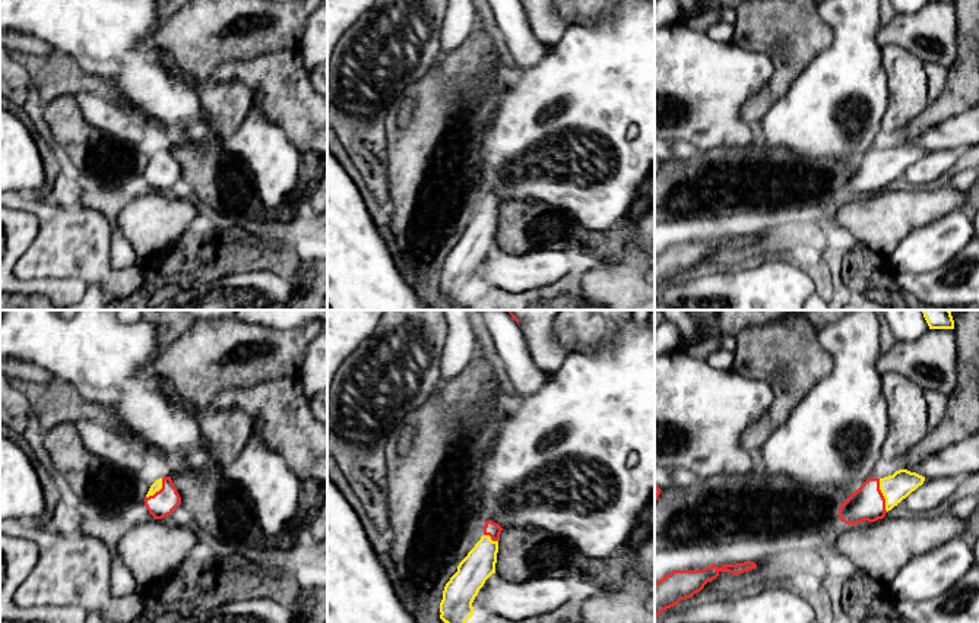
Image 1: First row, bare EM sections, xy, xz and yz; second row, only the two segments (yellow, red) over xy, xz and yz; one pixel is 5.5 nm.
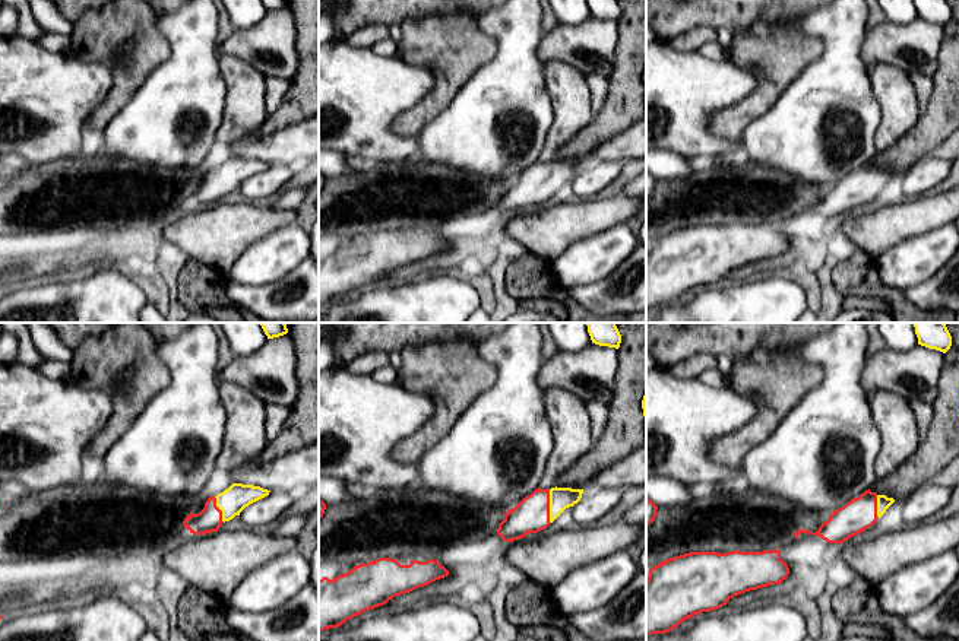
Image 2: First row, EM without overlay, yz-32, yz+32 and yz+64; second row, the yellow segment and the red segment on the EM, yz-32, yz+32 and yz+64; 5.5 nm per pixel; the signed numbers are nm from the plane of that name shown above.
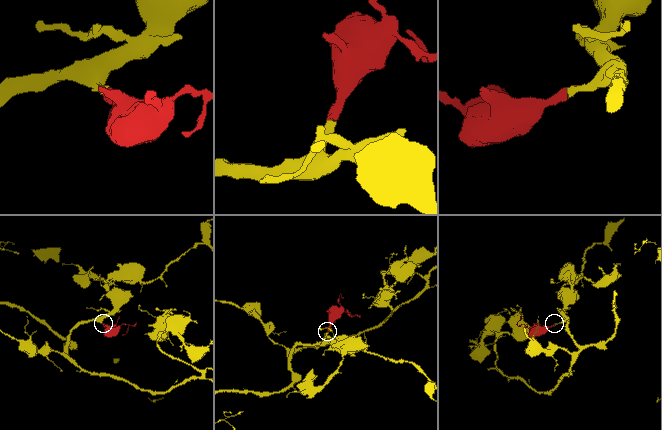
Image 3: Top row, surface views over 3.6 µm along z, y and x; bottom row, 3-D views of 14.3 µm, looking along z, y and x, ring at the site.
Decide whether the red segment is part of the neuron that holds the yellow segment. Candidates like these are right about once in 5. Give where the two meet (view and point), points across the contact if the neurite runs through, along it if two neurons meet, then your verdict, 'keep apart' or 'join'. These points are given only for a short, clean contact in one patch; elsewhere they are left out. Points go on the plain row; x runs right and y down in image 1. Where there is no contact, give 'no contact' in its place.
contact yz (883, 167); way yz (896, 160), (883, 167), (867, 176); join

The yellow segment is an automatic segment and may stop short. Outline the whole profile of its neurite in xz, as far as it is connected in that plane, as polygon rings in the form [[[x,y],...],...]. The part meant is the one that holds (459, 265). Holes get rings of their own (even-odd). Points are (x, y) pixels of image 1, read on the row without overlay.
[[[485,193],[484,208],[446,256],[440,275],[440,291],[450,300],[463,301],[473,288],[472,275],[475,269],[485,253],[495,246],[501,203],[503,200],[498,196]]]

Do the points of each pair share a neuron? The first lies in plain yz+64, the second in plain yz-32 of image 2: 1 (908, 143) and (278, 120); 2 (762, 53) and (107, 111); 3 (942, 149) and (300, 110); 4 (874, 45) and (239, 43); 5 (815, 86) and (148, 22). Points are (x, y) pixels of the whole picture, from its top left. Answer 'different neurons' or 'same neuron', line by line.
1: same neuron
2: same neuron
3: different neurons
4: same neuron
5: different neurons

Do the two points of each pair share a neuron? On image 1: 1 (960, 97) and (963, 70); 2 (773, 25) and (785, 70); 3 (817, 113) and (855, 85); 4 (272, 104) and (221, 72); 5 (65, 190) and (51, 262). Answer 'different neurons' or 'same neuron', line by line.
1: same neuron
2: same neuron
3: same neuron
4: same neuron
5: different neurons

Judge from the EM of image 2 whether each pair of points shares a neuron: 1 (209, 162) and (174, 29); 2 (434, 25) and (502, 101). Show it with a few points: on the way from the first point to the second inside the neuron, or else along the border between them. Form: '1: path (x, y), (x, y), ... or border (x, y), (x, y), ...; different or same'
1: border (221, 121), (217, 137), (205, 159), (190, 174); different
2: border (496, 44), (493, 57), (471, 76), (453, 98); different

